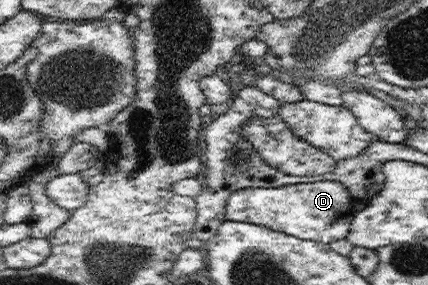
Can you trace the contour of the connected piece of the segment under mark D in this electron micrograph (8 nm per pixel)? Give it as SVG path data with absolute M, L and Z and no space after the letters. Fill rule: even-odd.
M316 178L310 182L282 187L244 188L231 193L225 205L228 221L262 225L288 235L331 244L347 237L354 214L355 199L339 181Z

